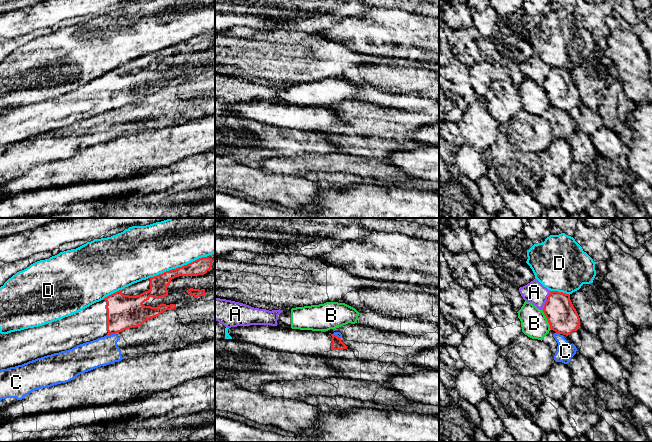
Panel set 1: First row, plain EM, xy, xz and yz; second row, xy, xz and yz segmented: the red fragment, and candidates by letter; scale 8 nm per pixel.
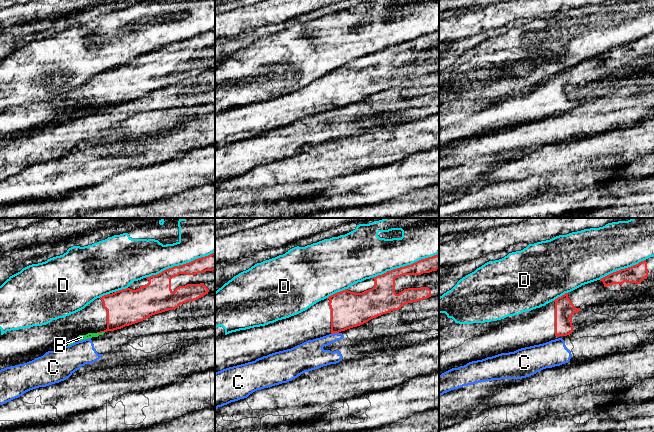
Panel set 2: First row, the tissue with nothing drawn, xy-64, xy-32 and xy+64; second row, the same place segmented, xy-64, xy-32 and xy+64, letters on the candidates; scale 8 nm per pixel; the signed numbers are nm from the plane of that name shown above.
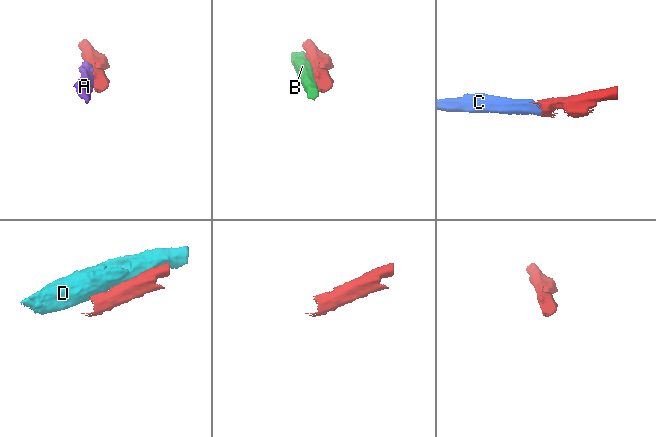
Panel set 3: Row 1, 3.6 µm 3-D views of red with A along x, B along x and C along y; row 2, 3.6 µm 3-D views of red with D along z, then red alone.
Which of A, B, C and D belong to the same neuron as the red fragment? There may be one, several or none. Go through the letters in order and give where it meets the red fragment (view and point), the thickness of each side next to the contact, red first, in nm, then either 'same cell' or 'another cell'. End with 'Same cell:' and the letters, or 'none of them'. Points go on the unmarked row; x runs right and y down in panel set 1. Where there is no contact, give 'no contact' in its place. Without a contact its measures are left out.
A: yz (545, 80) | 240/180 nm | another cell
B: yz (547, 96) | 240/220 nm | another cell
C: xy (111, 110) | 280/220 nm | another cell
D: xy (178, 43) | 140/400 nm | another cell
Same cell: none of them

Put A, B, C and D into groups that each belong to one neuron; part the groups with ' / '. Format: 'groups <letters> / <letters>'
groups A / B / C / D

